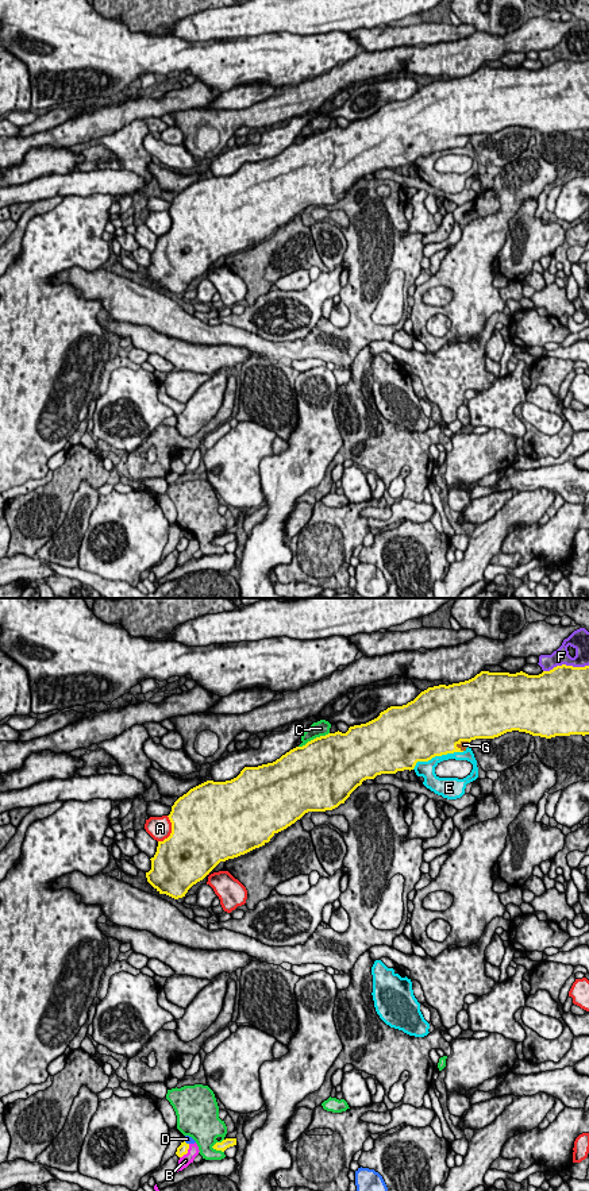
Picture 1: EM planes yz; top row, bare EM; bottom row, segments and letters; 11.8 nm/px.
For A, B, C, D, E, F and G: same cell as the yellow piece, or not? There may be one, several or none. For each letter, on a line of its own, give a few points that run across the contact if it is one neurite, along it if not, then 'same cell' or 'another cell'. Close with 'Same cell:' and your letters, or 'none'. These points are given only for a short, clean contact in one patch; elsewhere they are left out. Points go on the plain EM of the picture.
A: another cell
B: another cell
C: another cell
D: yz (184, 535), (188, 539) | another cell
E: another cell
F: another cell
G: same cell
Same cell: G

